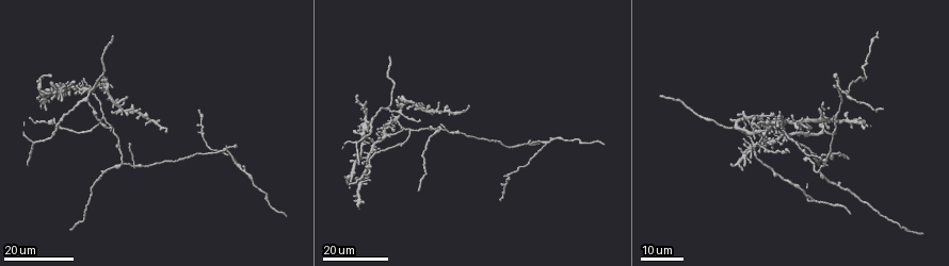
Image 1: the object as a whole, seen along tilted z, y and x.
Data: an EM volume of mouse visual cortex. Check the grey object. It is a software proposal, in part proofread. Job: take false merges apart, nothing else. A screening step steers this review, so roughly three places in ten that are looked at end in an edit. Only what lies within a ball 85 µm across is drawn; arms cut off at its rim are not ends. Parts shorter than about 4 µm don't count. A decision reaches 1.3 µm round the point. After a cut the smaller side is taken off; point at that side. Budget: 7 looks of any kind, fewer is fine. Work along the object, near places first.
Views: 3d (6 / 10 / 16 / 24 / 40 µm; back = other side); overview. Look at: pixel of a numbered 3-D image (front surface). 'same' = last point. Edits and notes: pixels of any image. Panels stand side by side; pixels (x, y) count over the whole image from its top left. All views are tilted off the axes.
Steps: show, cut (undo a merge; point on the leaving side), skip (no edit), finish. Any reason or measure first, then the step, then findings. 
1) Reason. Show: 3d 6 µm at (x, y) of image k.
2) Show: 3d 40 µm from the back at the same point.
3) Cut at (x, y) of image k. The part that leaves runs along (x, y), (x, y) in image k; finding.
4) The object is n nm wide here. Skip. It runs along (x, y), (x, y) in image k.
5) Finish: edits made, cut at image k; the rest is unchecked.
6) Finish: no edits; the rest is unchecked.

Four arms meet. Show: 3d 24 µm at (452, 133) of image 1.

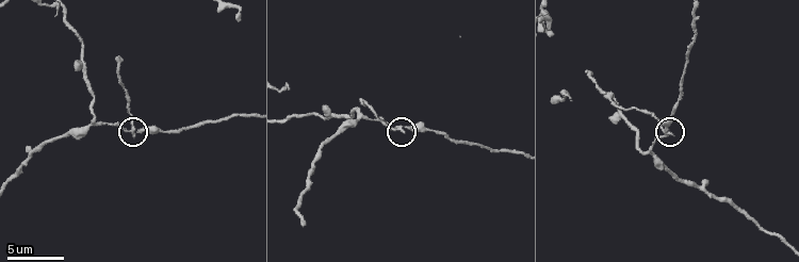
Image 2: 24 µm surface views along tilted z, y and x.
Show: 3d 10 µm at (398, 128) of image 2.

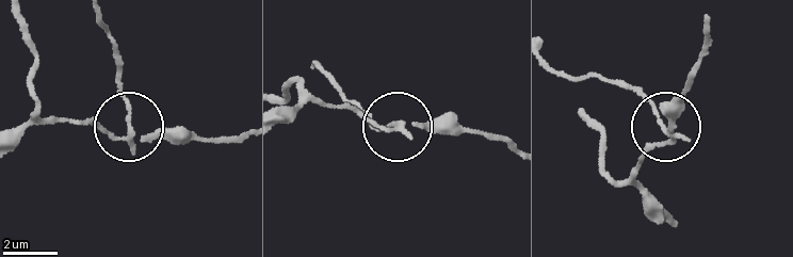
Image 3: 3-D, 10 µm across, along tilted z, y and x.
4 arms meet here. Cut at (124, 98) of image 3. The part that leaves runs along (129, 137), (117, 57), (101, 13) in image 3; two cells meet here.

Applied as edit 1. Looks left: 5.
Two arms in line, one across. Show: 3d 16 µm at (412, 128) of image 1.

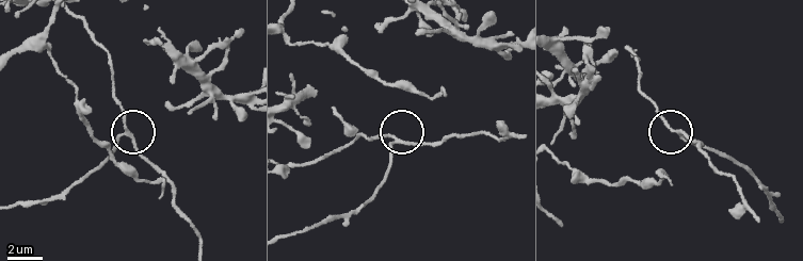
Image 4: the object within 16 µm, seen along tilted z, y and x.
Show: 3d 10 µm at (399, 140) of image 4.

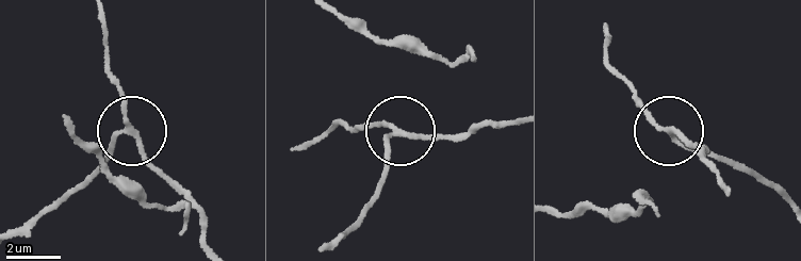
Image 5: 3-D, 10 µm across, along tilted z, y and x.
Show: 3d 6 µm at (667, 130) of image 5.

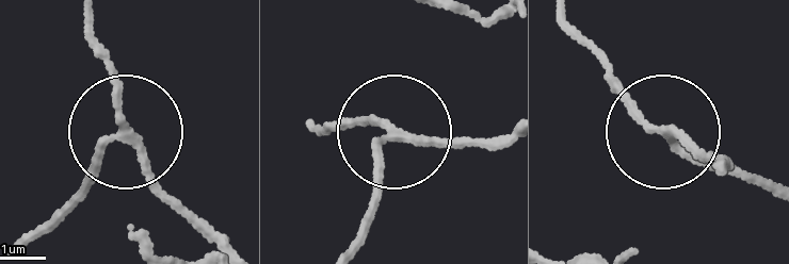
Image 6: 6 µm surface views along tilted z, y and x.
The side arm is 34 µm long. Skip. It runs along (215, 238), (160, 192), (125, 138), (75, 200) in image 6; continuous, no second cell.

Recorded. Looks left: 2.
Three arms meet. Show: 3d 16 µm at (87, 98) of image 1.

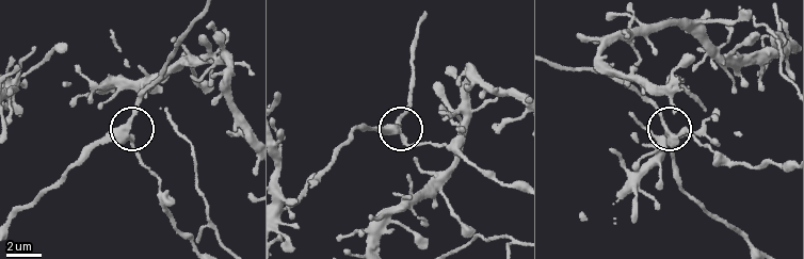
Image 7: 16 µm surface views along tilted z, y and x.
Show: 3d 10 µm at (398, 131) of image 7.

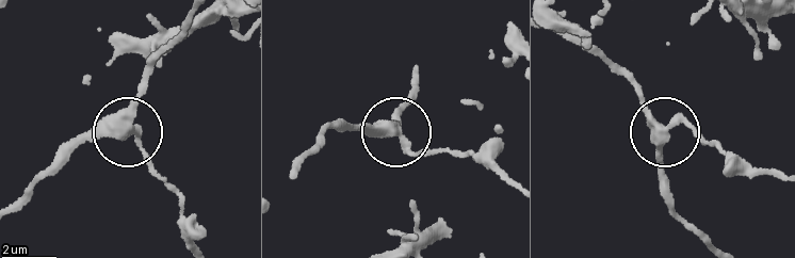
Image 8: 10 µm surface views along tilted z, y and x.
Cut at (149, 161) of image 8. The part that leaves runs along (131, 132), (169, 186), (194, 244) in image 8; two cells meet here.

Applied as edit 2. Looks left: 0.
Finish: edits made, cut at image 3, cut at image 8; the rest is unchecked.

